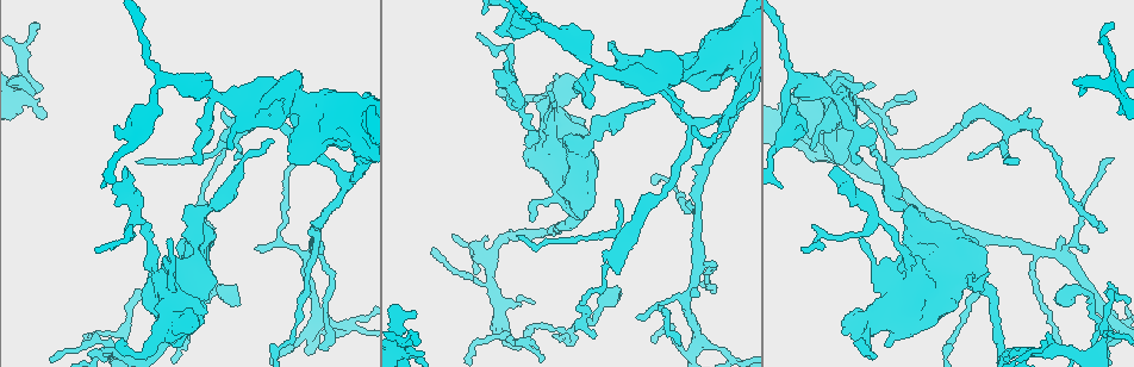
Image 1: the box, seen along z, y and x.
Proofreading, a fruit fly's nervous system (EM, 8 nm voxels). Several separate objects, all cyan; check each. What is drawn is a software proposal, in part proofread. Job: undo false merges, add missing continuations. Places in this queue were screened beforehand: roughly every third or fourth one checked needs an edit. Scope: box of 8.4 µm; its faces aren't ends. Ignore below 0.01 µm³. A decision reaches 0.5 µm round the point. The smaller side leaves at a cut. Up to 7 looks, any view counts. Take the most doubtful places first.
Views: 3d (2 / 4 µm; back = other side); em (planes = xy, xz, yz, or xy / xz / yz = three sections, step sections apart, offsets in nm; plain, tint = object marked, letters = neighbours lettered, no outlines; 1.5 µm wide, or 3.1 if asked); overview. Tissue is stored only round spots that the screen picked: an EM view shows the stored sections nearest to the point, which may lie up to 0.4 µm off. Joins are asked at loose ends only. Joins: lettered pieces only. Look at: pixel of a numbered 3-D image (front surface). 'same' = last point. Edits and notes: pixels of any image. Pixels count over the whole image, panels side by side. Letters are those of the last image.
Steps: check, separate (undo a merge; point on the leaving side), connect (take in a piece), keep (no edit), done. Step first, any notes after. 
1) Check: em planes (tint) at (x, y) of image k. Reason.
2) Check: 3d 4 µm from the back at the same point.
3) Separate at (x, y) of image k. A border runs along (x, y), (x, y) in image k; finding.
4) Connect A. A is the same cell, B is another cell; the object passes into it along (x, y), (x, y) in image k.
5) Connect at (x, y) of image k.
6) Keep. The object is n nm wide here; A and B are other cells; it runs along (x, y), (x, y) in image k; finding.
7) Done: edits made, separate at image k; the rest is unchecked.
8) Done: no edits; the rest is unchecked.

Check: em planes (tint) at (198, 160) of image 1. Branch stops here.

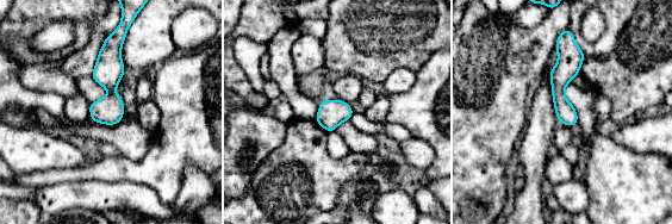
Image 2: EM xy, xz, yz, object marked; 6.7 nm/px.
Check: em planes (letters) at the same point. What lies round it.

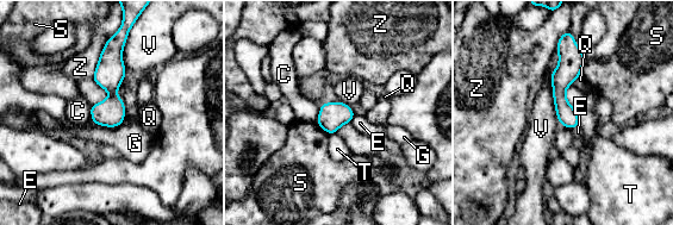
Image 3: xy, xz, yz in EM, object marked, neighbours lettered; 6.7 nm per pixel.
Keep. The object is 140 nm wide here; C, E, G, Q, S, T, V and Z are other cells; a border runs along (92, 122), (107, 126), (120, 125) in image 3; none of them fits.

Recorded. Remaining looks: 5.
Check: em planes (plain) at (502, 336) of image 1. Sharp bend.

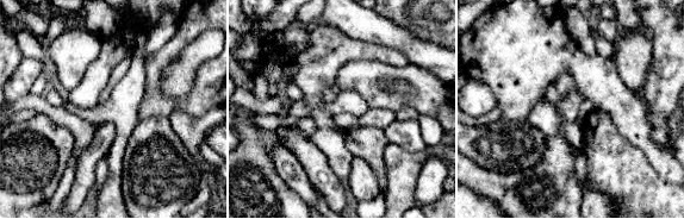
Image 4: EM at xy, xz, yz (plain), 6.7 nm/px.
Check: em planes (letters) at the same point.

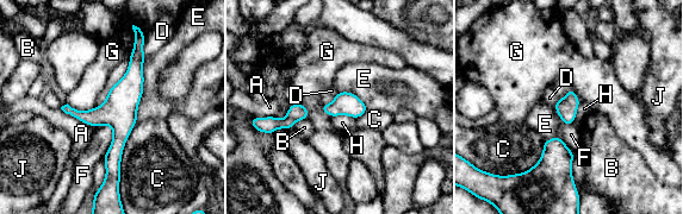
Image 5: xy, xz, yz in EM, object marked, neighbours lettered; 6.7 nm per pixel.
Keep. A, B, C, D, E, F, G, H and J are other cells; it runs along (138, 42), (116, 178) in image 5; one neuron here.

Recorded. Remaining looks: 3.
Check: 3d 2 µm from the back at (574, 221) of image 1. Thick turns thin.

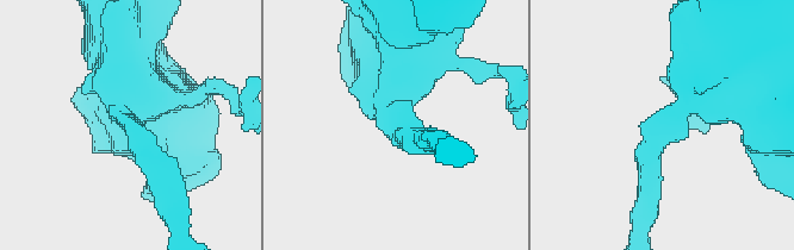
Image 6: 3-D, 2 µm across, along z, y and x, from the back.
Check: em planes (letters) at (136, 130) of image 6. The arms are 190, 500 nm wide; shape alone is not enough.

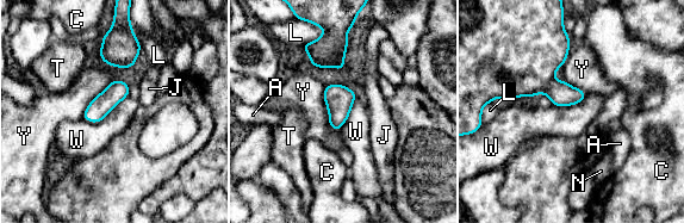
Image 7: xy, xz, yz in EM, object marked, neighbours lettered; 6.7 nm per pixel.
Keep. A, C, J, L, N, T, W and Y are other cells; a border runs along (324, 86), (328, 124), (340, 130) in image 7; all the same neuron.

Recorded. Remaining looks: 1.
Done: no edits; the rest is unchecked.

